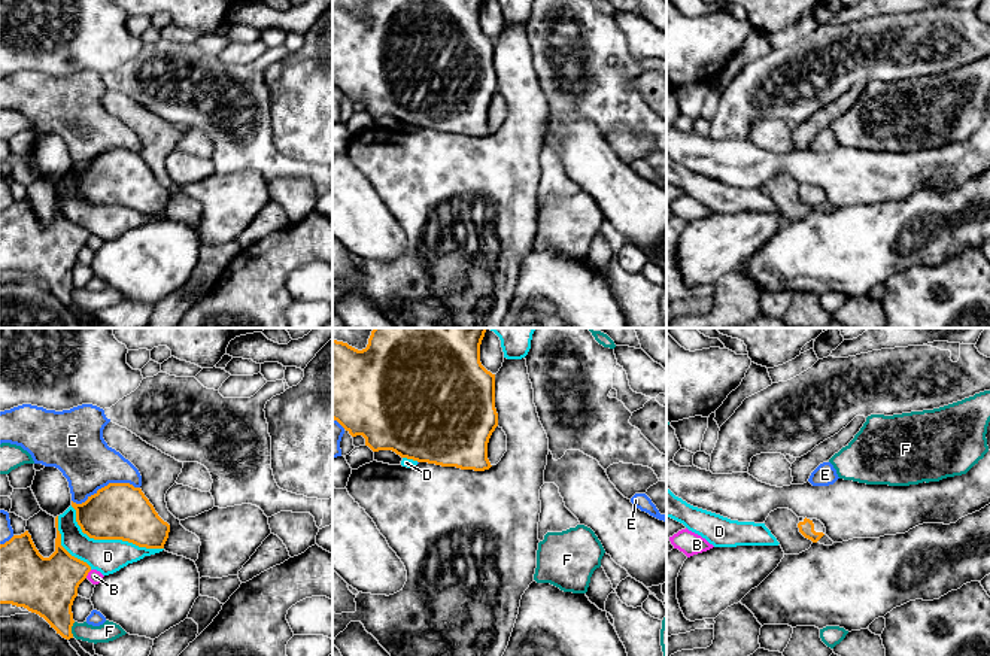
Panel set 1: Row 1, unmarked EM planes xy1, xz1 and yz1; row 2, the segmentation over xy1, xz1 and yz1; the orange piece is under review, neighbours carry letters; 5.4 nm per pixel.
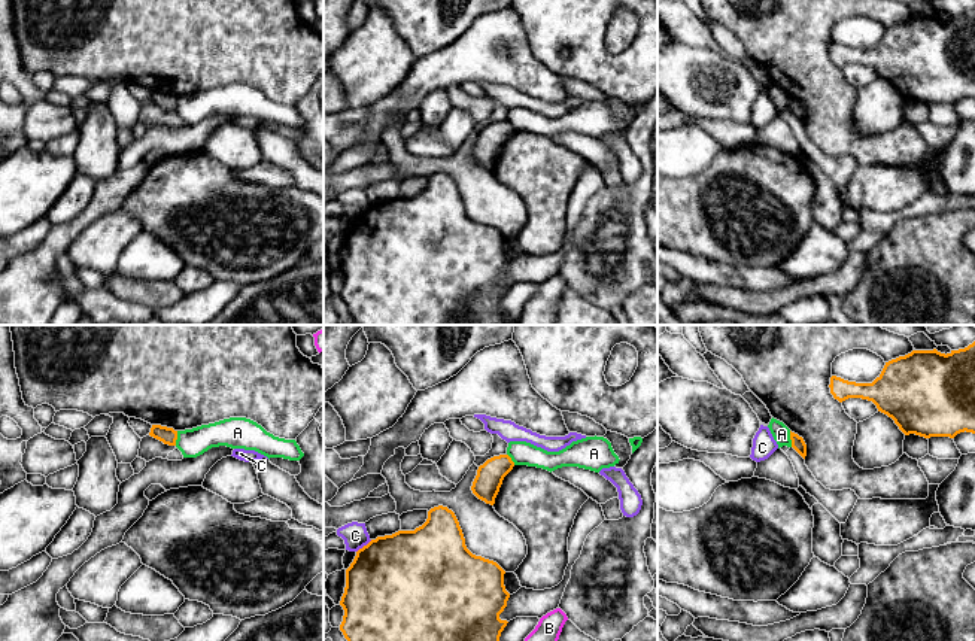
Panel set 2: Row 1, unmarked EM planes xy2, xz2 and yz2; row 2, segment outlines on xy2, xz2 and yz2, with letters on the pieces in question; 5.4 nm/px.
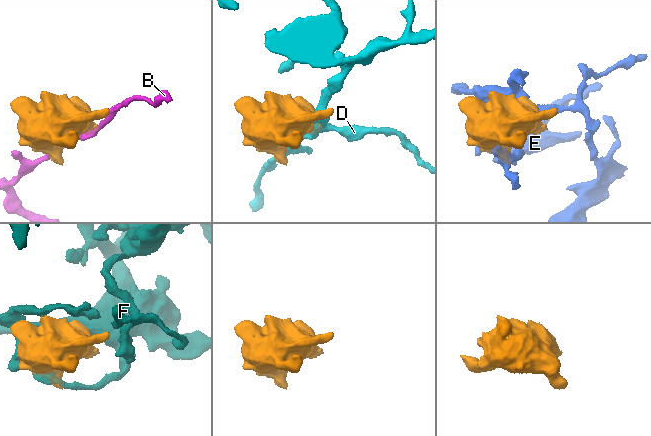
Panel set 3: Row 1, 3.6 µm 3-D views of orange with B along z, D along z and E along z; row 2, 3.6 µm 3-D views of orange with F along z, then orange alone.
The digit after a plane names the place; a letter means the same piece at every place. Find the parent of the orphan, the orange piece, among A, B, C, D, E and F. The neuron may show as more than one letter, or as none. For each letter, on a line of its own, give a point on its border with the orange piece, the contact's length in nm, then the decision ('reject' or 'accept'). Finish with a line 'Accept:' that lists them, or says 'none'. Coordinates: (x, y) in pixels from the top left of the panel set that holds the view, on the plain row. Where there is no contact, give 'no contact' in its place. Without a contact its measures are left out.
A: yz2 (790, 105) | 90 nm | reject
B: xy1 (87, 240) | 60 nm | reject
C: xz2 (364, 212) | 110 nm | reject
D: xy1 (111, 204) | 550 nm | reject
E: xy1 (105, 152) | 380 nm | reject
F: xy1 (70, 295) | 80 nm | reject
Accept: none

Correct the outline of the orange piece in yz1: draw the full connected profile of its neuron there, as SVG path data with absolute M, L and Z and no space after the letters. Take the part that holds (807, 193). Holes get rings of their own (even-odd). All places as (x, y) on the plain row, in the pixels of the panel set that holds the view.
M799 183L798 194L799 198L813 209L817 209L823 201L826 201L825 191L817 185Z

